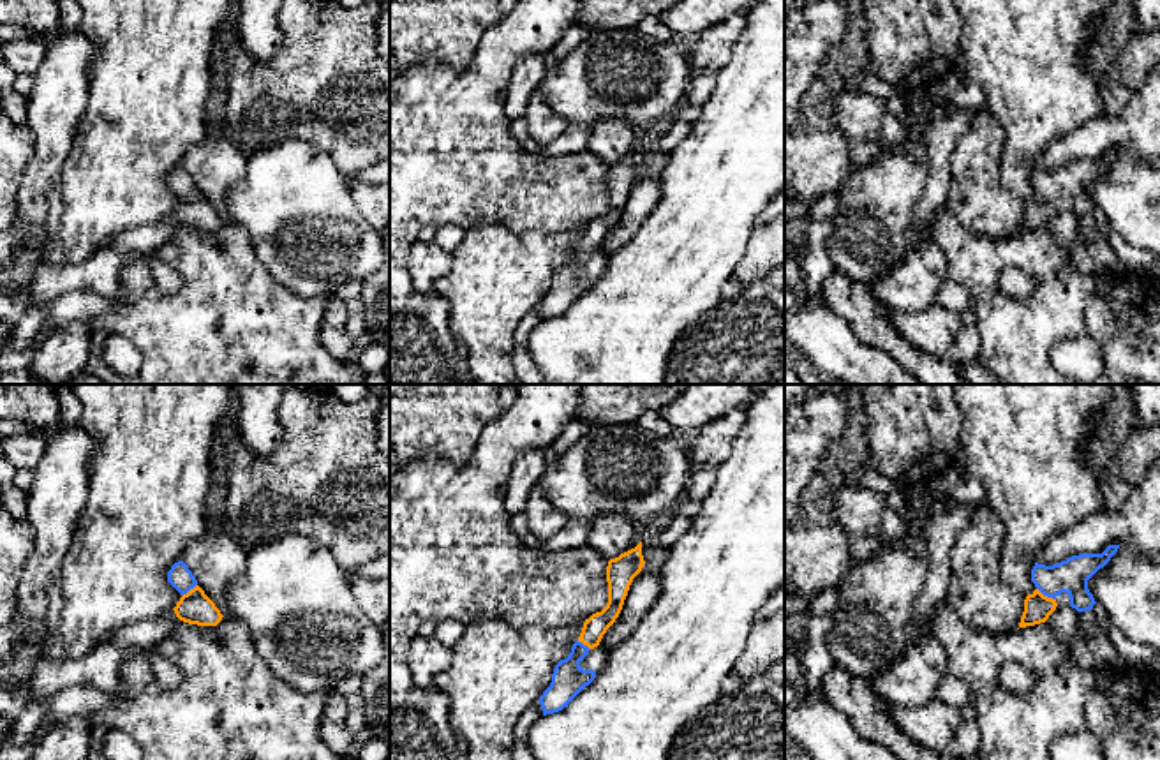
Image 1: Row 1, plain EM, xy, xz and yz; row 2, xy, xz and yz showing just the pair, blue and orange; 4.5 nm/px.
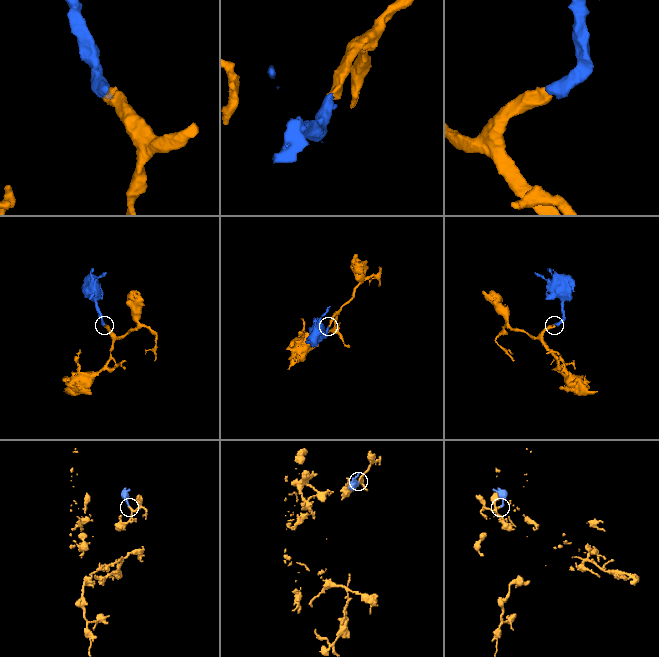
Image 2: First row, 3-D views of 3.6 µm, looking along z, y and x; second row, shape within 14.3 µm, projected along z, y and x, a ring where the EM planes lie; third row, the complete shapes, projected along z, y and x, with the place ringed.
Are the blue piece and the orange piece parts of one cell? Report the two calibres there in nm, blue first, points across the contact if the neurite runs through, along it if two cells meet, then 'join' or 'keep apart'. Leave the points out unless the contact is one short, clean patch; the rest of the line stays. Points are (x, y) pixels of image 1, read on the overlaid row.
150 nm thick on the blue side, 130 nm on the other; runs through yz (1070, 575), (1063, 577), (1046, 595), (1037, 607); join

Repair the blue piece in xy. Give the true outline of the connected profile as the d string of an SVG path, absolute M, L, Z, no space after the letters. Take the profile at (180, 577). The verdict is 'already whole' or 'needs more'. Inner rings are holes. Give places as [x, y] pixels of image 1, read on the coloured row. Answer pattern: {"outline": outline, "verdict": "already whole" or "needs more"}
{"outline": "M183 561L171 566L167 582L182 594L173 608L180 621L197 626L217 626L222 621L224 615L197 585L196 577Z", "verdict": "needs more"}

